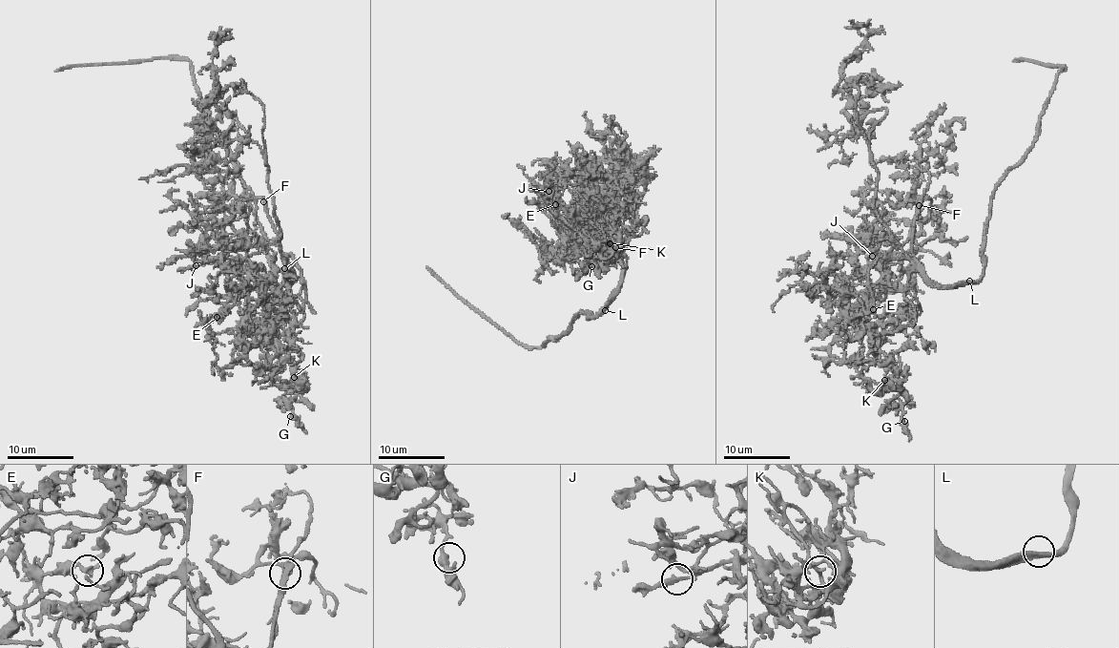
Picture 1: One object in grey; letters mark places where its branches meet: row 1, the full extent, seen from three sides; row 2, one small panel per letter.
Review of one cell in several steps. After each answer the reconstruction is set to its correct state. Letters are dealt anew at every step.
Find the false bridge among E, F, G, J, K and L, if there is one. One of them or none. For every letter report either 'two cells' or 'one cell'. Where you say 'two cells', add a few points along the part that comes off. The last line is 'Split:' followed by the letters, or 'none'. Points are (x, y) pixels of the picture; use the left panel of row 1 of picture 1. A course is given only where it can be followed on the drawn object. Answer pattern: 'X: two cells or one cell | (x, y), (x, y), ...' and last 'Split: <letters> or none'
E: one cell
F: one cell
G: one cell
J: one cell
K: one cell
L: one cell
Split: none

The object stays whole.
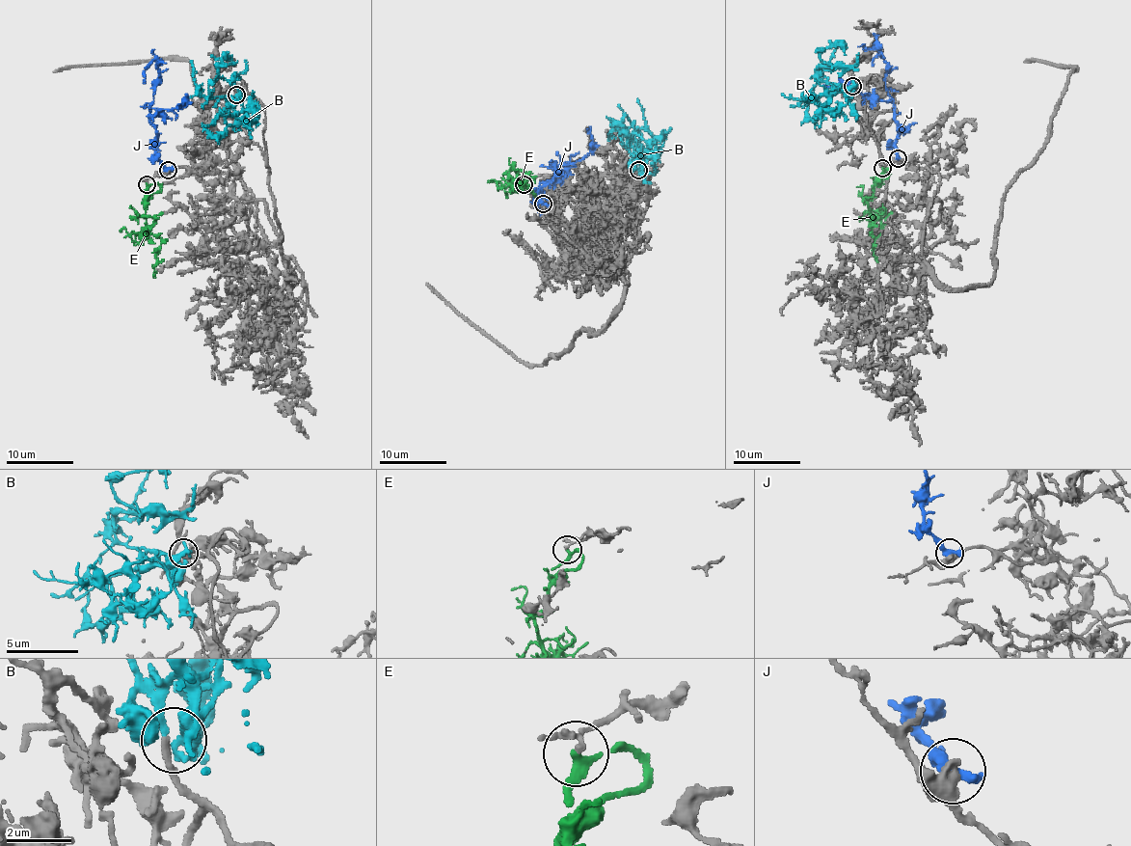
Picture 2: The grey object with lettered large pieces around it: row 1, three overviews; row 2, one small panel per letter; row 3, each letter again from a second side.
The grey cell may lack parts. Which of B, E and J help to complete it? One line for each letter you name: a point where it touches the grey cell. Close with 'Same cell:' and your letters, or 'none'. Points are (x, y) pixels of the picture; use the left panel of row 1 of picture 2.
B: (236, 95)
Same cell: B

